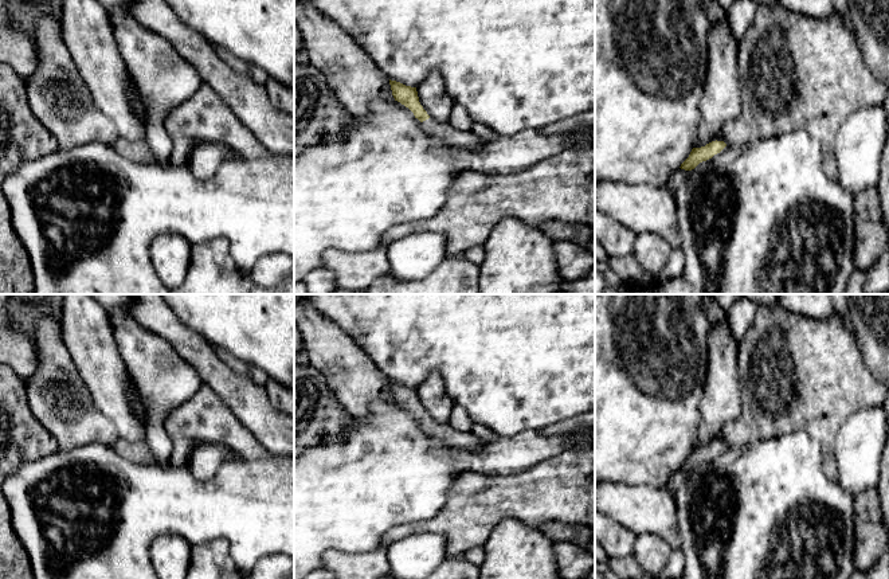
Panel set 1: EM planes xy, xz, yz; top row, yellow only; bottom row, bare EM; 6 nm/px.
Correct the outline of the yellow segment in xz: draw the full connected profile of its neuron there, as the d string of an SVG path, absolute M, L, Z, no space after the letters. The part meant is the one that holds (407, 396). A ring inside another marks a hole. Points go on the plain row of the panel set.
M391 382L391 391L395 402L408 408L415 419L422 423L423 430L432 438L462 450L478 451L481 449L479 438L473 433L459 433L449 423L439 425L434 422L419 403L416 388L406 387L400 383Z

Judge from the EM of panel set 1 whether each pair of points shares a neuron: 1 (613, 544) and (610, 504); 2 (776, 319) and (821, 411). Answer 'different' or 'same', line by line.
1: different
2: same

